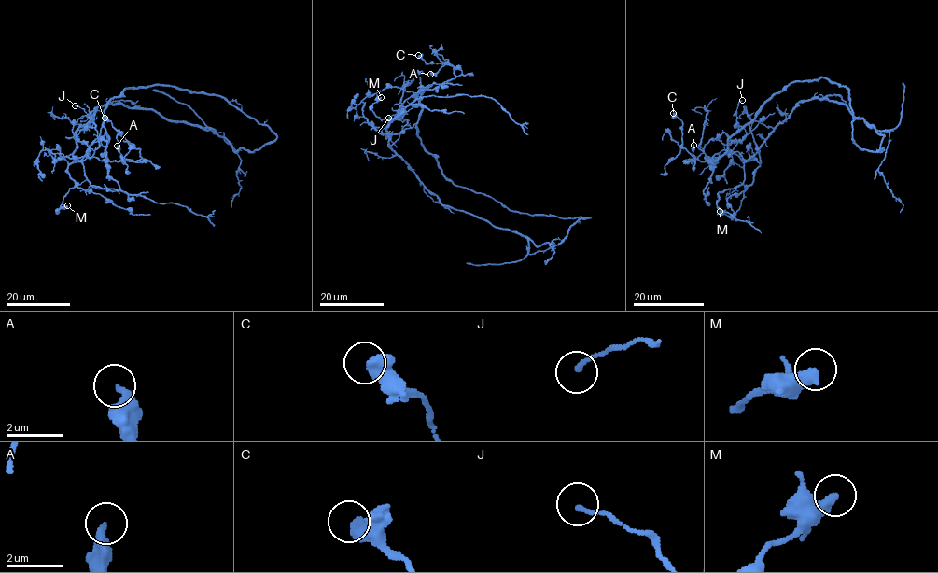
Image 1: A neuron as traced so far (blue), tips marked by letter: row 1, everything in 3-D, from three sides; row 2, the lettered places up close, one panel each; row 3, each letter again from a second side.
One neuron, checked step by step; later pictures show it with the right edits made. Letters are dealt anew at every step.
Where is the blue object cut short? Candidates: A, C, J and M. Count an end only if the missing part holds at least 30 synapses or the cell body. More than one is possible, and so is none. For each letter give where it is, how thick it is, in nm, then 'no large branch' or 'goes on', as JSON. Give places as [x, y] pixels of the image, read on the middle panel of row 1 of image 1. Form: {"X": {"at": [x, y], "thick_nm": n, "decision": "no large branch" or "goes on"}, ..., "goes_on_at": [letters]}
{"A": {"at": [430, 74], "thick_nm": 320, "decision": "no large branch"}, "C": {"at": [418, 55], "thick_nm": 550, "decision": "no large branch"}, "J": {"at": [388, 118], "thick_nm": 160, "decision": "no large branch"}, "M": {"at": [381, 97], "thick_nm": 440, "decision": "no large branch"}, "goes_on_at": []}

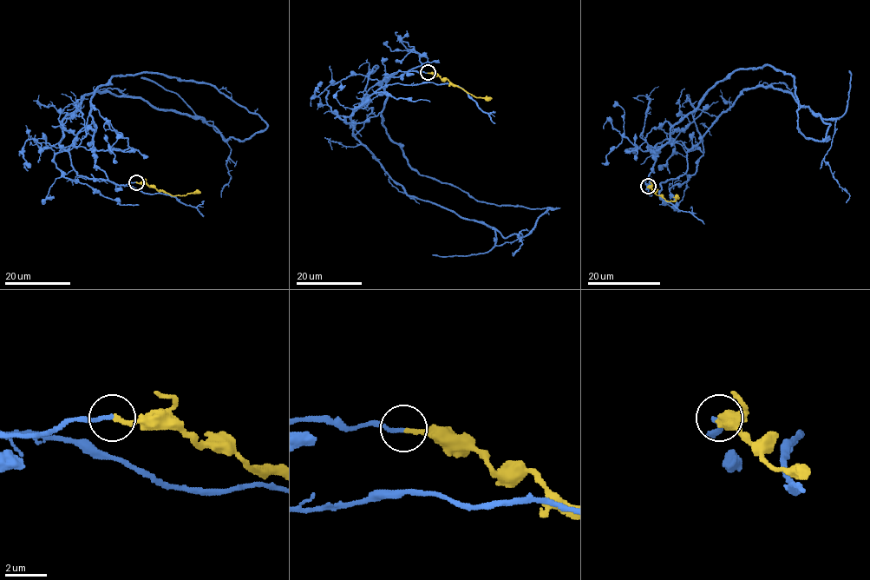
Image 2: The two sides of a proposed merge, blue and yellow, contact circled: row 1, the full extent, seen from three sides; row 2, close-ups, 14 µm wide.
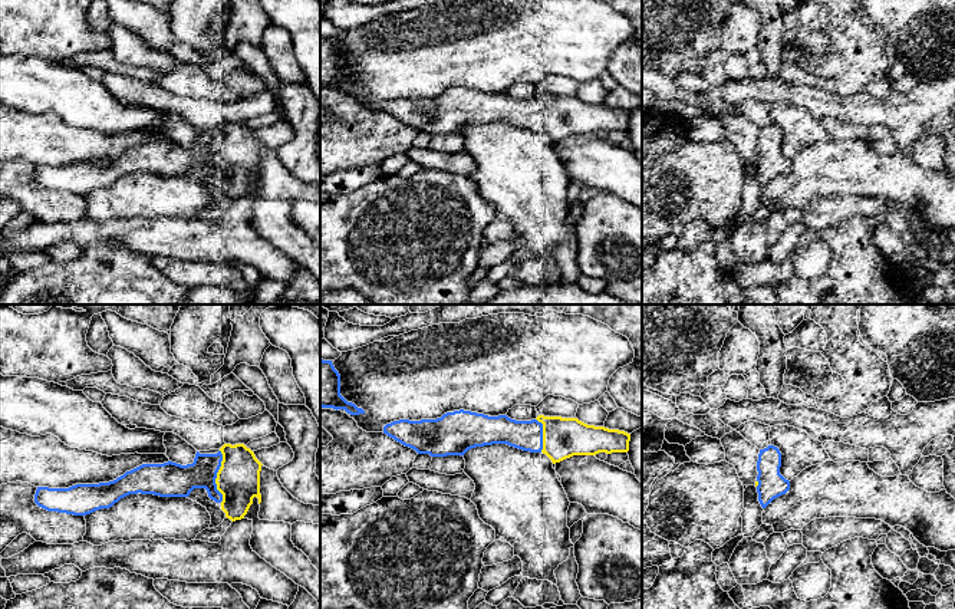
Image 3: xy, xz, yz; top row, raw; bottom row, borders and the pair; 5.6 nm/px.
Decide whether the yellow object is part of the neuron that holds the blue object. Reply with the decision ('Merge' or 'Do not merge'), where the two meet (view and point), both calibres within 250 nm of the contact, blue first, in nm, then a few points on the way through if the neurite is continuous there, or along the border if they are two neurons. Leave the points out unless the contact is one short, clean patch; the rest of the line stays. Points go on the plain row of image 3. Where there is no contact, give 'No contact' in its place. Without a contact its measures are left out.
Merge. Touches blue at xy (216, 154). Thickness 190 nm (blue) against 240 nm

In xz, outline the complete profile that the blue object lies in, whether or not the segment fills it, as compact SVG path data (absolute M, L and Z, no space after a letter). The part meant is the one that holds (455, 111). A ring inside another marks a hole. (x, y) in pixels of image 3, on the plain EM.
M471 89L447 90L437 98L409 99L399 98L383 105L383 112L431 135L464 134L475 125L507 122L510 125L546 132L553 142L573 134L596 134L599 131L628 131L630 112L605 105L587 103L577 96L539 93L531 99L516 99L507 93L488 95Z

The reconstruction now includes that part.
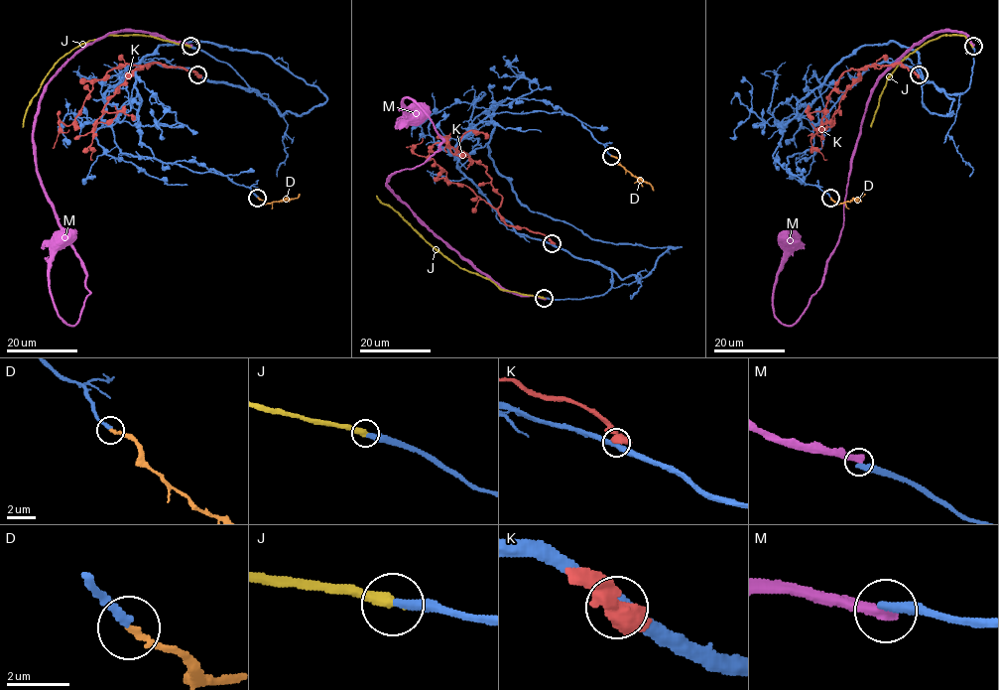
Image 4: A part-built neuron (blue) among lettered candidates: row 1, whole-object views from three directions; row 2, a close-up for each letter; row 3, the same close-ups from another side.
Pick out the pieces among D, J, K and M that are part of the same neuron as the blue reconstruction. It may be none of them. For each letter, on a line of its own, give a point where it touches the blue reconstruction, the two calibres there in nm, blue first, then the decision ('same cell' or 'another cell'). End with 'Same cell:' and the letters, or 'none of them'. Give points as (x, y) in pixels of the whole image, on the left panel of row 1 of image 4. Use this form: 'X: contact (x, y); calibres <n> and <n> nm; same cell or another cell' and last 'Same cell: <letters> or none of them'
D: contact (257, 198); calibres 200 and 200 nm; same cell
J: contact (189, 47); calibres 320 and 400 nm; same cell
K: contact (197, 74); calibres 400 and 750 nm; another cell
M: contact (190, 46); calibres 400 and 460 nm; another cell
Same cell: D, J

